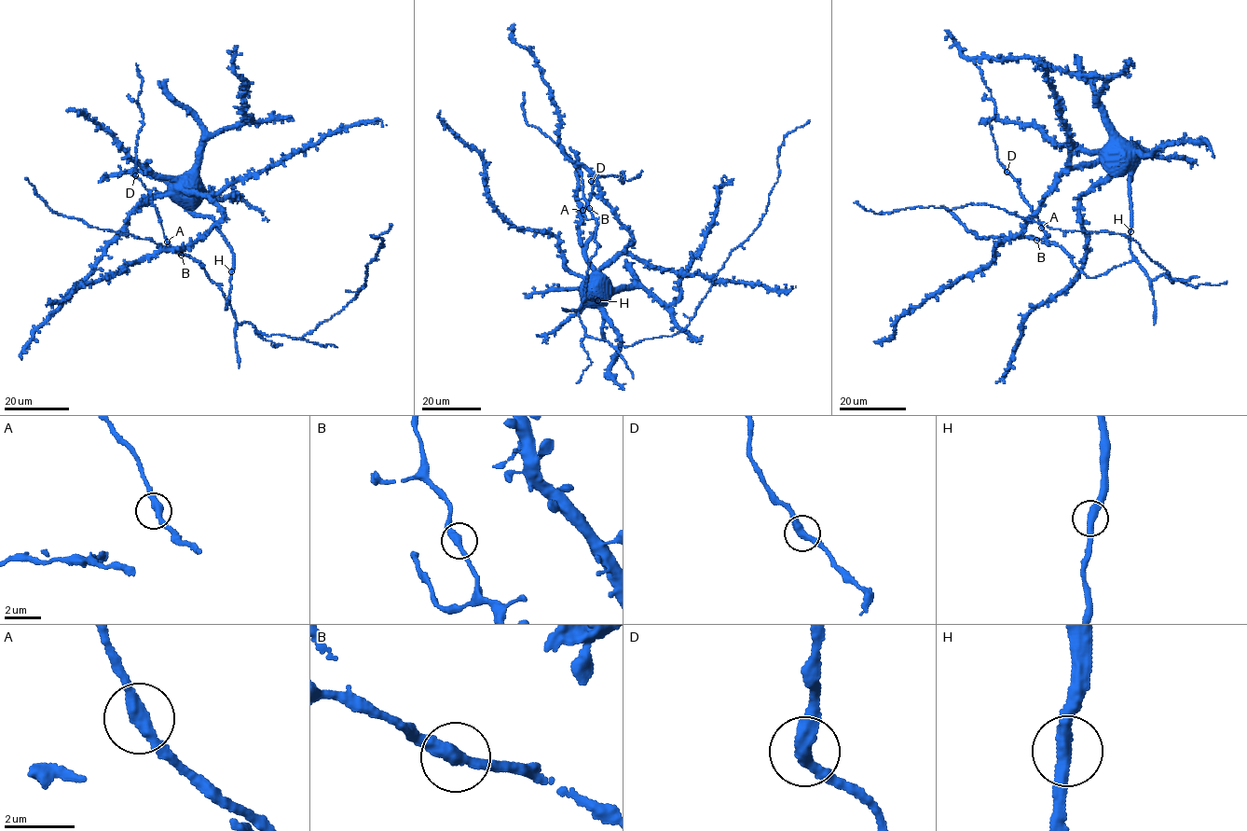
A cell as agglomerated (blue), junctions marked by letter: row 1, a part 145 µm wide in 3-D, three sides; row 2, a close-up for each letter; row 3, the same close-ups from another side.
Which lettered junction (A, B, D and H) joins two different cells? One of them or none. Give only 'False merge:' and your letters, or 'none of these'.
False merge: none of these

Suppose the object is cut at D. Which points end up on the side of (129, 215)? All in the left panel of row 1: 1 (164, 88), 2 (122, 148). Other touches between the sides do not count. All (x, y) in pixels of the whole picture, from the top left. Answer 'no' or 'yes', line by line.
1: yes
2: yes

